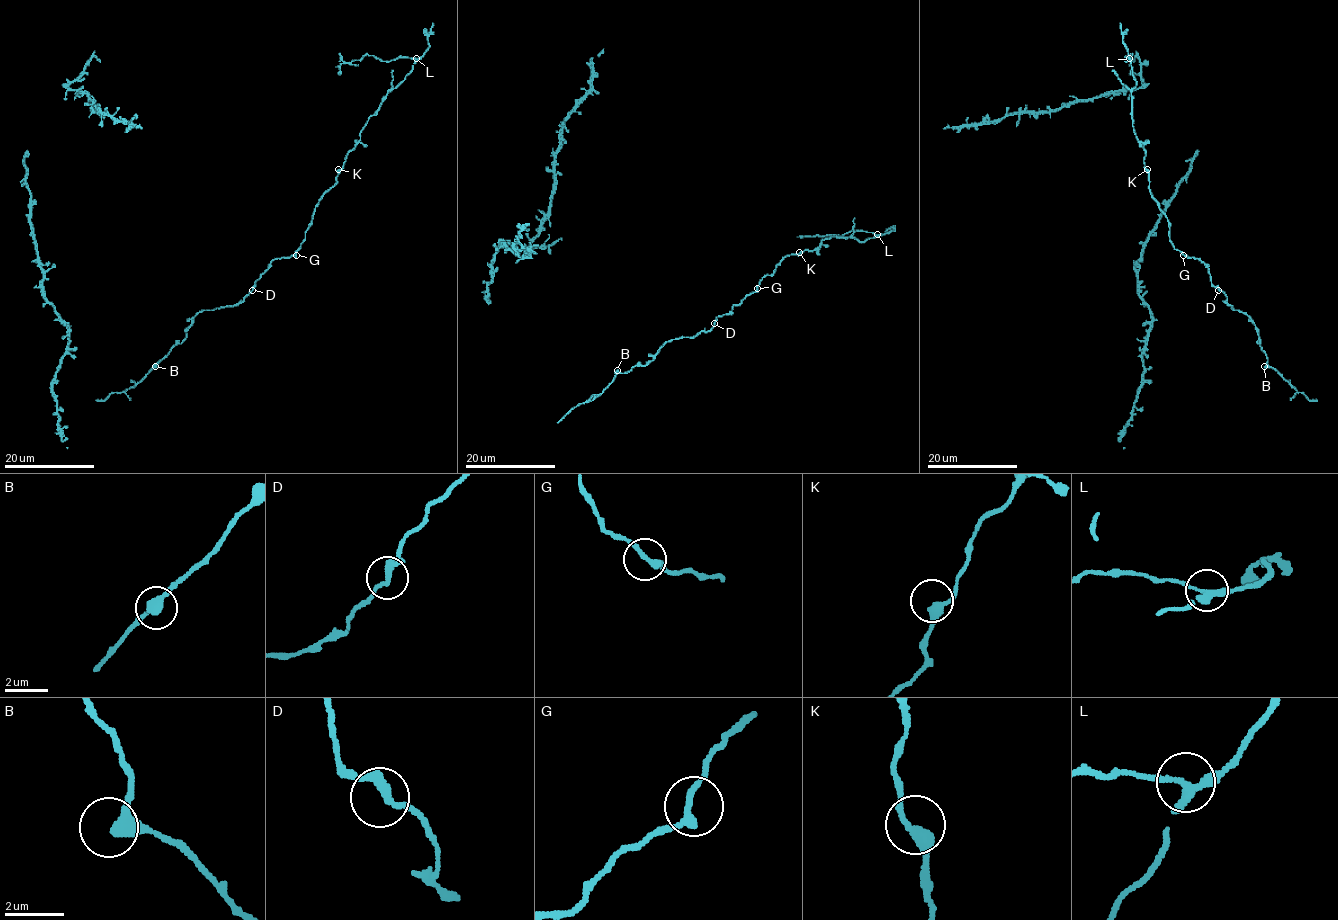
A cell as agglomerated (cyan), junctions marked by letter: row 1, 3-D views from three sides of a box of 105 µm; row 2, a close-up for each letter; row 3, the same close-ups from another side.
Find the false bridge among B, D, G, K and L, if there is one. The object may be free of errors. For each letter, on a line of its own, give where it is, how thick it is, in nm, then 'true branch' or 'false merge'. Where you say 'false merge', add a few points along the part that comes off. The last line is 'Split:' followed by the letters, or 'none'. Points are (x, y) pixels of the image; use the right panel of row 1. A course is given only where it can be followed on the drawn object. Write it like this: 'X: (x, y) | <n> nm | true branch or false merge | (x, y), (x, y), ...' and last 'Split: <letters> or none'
B: (1264, 366) | 360 nm | true branch
D: (1218, 290) | 280 nm | true branch
G: (1183, 255) | 280 nm | true branch
K: (1147, 169) | 360 nm | true branch
L: (1129, 58) | 320 nm | false merge | (1129, 59), (1125, 58), (1125, 61), (1130, 54), (1130, 74)
Split: L

